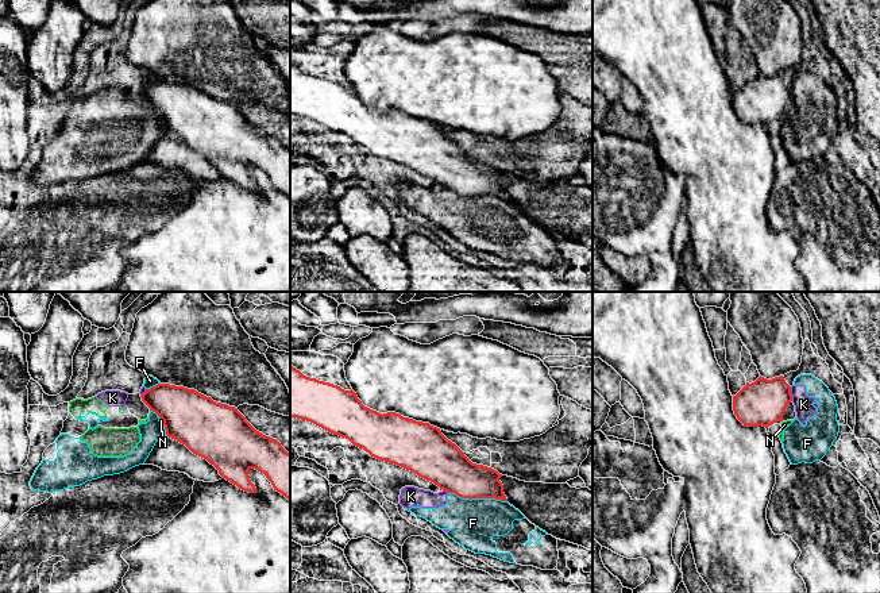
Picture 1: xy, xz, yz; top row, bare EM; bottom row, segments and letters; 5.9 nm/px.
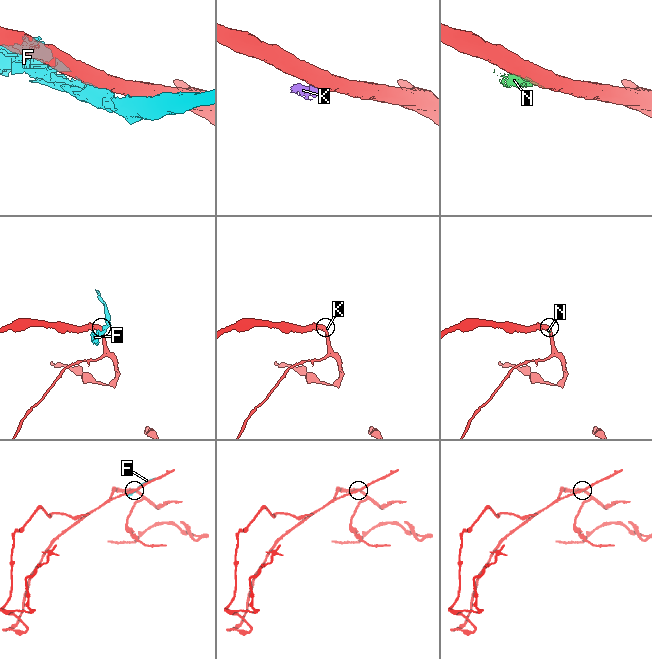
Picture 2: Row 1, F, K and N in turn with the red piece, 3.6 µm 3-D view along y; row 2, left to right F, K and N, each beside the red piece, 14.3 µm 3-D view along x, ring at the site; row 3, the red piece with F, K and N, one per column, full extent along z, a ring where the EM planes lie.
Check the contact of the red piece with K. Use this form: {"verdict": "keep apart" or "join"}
{"verdict": "keep apart"}

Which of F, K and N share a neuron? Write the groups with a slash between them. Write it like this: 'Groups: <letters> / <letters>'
Groups: F K N

